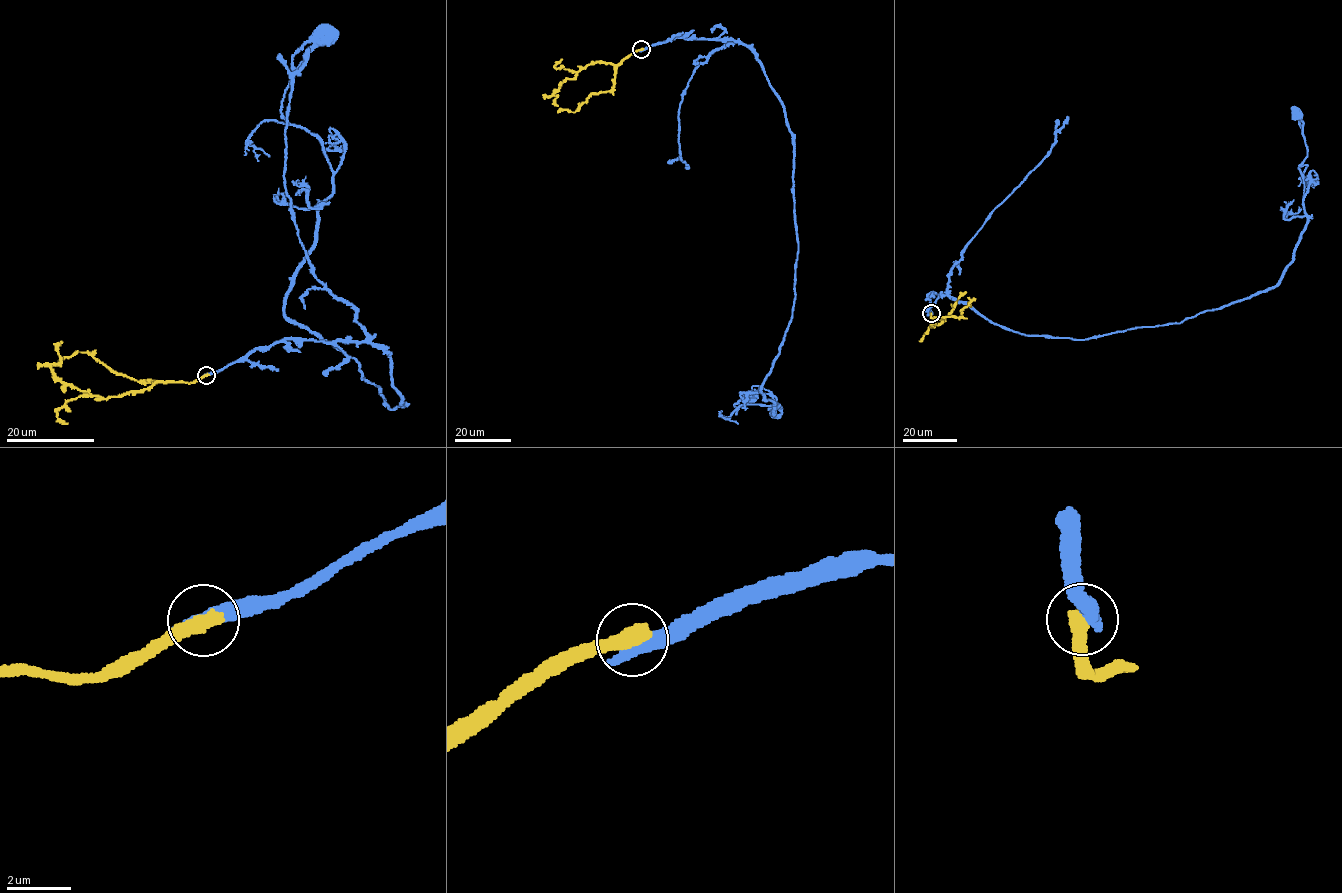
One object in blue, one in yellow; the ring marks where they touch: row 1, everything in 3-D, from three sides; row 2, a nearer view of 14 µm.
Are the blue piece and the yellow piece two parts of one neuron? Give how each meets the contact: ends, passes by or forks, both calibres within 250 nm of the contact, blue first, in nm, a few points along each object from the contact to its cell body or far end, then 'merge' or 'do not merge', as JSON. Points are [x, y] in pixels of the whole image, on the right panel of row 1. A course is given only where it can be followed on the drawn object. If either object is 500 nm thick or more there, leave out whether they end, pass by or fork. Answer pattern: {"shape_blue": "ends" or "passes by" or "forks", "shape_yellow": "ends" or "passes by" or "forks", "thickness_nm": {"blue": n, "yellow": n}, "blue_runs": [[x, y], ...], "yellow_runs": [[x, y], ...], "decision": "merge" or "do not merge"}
{"thickness_nm": {"blue": 550, "yellow": 550}, "blue_runs": [[931, 313], [936, 293], [1017, 333], [1088, 339], [1180, 323], [1266, 291], [1307, 222], [1297, 113]], "yellow_runs": [[930, 313], [931, 318], [939, 317], [932, 325], [939, 325], [966, 292]], "decision": "do not merge"}

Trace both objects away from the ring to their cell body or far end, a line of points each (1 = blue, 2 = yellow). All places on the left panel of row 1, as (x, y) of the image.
1: (206, 375), (286, 340), (369, 341), (405, 404), (285, 315), (332, 193), (323, 144), (281, 102), (322, 35)
2: (206, 375), (100, 398), (71, 388), (53, 372), (62, 342)

